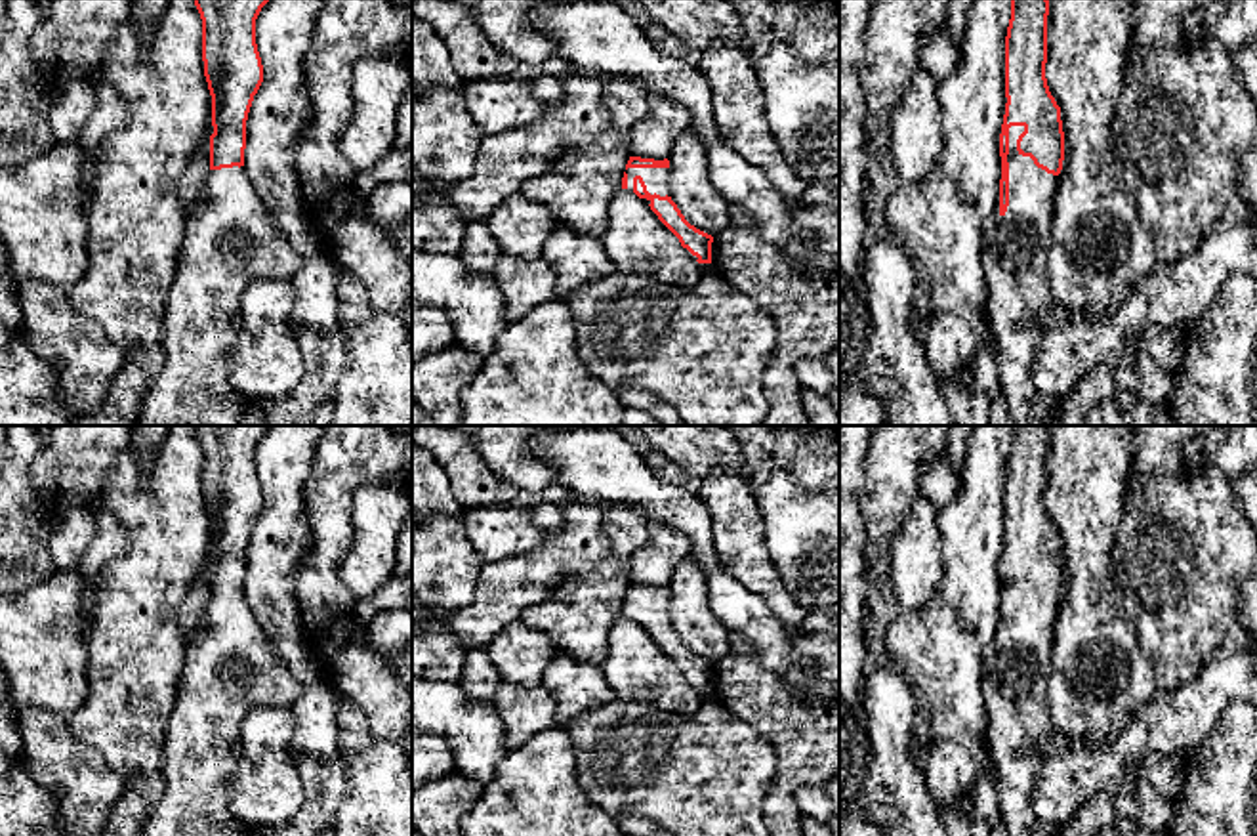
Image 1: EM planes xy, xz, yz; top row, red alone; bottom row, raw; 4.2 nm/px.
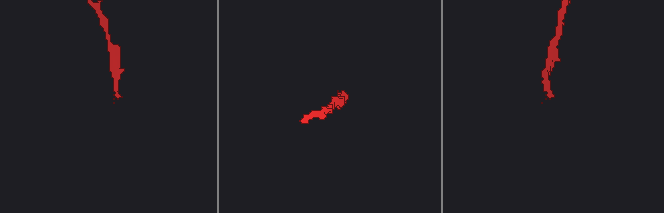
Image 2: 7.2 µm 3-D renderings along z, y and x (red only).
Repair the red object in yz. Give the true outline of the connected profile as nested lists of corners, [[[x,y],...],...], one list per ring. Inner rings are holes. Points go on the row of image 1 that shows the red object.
[[[1011,0],[1011,19],[1005,36],[1005,115],[999,134],[1001,179],[999,202],[982,225],[984,275],[988,288],[988,319],[994,344],[999,351],[999,393],[1015,426],[1043,426],[1055,407],[1055,399],[1040,393],[1032,382],[1034,349],[1041,334],[1066,321],[1062,307],[1049,292],[1047,252],[1053,229],[1053,197],[1064,160],[1064,132],[1061,107],[1049,92],[1047,63],[1047,15],[1049,0]]]

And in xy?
[[[195,0],[202,19],[202,61],[212,95],[210,170],[204,179],[204,199],[189,212],[187,233],[168,296],[162,328],[164,365],[149,384],[134,426],[238,426],[248,401],[229,382],[229,353],[240,332],[242,294],[256,281],[290,281],[305,263],[259,199],[244,168],[246,120],[254,95],[263,82],[263,65],[256,44],[256,19],[267,2]]]

